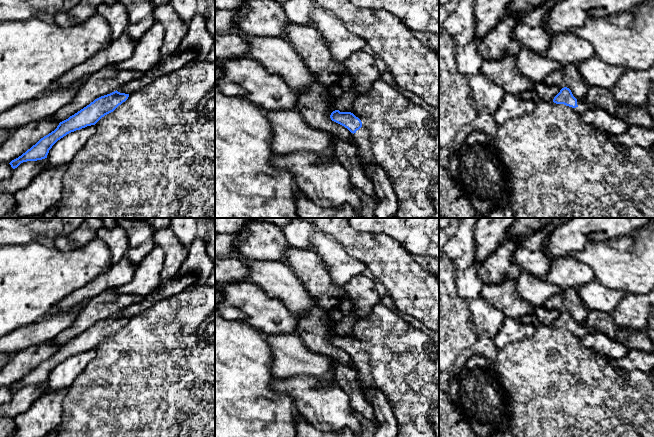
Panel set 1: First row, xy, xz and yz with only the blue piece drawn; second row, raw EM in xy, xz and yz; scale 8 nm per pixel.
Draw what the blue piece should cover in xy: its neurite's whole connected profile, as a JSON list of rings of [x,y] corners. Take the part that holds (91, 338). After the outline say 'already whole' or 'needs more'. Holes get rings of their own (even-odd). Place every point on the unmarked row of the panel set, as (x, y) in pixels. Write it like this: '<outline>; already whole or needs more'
[[[116,314],[95,323],[68,343],[60,346],[54,355],[41,362],[35,369],[9,388],[15,393],[23,386],[47,382],[49,374],[58,364],[71,356],[95,349],[102,341],[113,336],[125,326],[128,321],[129,318],[120,317]]]; already whole

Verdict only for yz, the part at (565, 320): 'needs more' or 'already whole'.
needs more

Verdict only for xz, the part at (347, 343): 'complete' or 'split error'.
split error

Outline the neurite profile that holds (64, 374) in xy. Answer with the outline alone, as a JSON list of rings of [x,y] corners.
[[[91,349],[58,364],[49,374],[46,392],[68,389],[95,356],[96,349]]]

